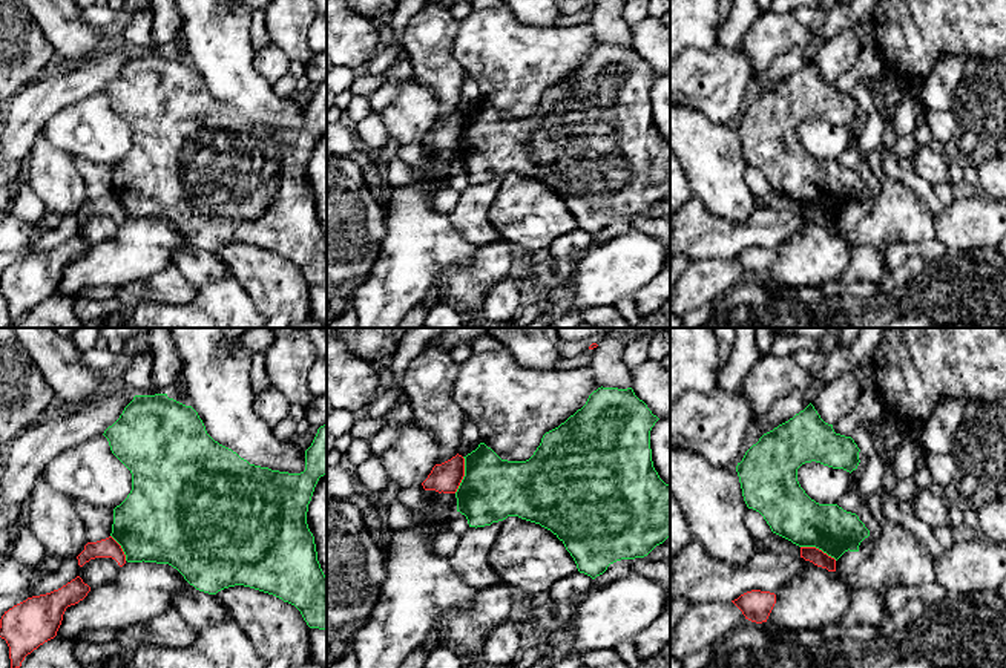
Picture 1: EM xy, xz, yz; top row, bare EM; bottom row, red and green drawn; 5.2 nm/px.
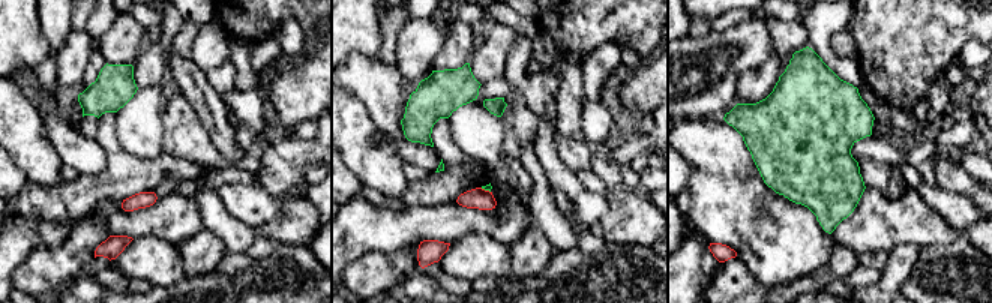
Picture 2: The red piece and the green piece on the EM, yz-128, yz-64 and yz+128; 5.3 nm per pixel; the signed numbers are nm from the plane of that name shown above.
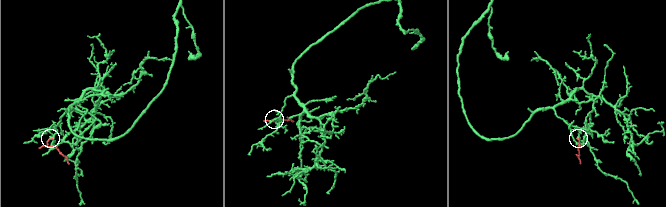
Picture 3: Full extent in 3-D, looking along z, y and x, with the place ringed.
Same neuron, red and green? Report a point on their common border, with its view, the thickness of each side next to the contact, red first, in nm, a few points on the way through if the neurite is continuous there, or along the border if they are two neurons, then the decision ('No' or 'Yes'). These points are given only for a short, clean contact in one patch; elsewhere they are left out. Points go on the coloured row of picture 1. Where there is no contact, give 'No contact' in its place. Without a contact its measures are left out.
Touches red at xz (463, 475). Thickness 160 nm (red) against 320 nm. Boundary: xz (463, 457), (463, 478), (454, 492). No

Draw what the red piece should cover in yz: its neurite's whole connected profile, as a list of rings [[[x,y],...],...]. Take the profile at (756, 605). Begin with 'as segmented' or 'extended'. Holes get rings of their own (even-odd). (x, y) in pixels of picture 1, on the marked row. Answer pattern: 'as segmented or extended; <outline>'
as segmented; [[[751,590],[731,602],[742,611],[745,619],[762,624],[767,622],[776,604],[776,594],[770,591]]]

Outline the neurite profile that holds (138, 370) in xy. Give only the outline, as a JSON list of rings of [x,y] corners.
[[[152,351],[129,355],[123,378],[133,395],[163,394],[152,383],[153,360],[155,354]]]

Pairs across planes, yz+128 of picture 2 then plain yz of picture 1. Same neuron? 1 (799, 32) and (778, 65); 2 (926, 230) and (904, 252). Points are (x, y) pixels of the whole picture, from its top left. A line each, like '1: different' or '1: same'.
1: different
2: different

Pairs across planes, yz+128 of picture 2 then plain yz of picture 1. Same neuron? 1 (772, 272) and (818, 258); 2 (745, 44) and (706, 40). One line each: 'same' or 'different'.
1: same
2: different

